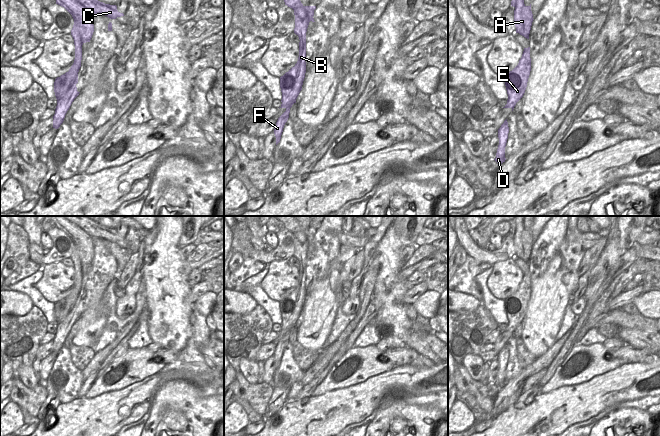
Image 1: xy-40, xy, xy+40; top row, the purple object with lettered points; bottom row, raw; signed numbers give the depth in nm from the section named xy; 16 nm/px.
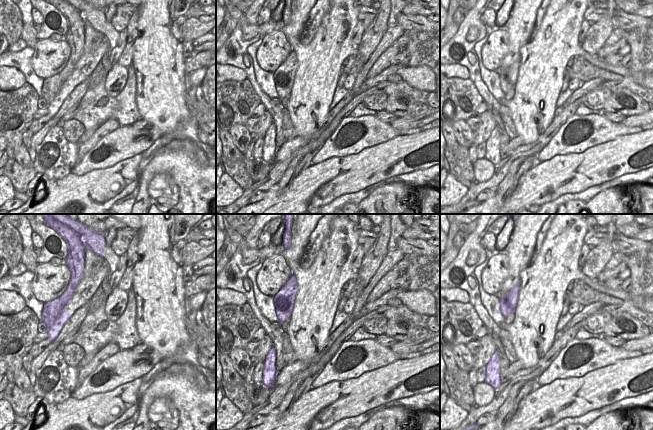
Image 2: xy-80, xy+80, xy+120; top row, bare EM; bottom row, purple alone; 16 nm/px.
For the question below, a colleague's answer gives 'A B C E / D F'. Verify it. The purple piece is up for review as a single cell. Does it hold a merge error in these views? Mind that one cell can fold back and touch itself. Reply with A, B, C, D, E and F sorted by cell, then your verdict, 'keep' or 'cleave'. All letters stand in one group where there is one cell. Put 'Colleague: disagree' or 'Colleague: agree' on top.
Colleague: agree
A B C E / D F | cleave

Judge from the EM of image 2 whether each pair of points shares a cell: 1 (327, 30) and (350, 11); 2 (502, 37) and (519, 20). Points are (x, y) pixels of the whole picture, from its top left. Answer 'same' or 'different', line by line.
1: same
2: different

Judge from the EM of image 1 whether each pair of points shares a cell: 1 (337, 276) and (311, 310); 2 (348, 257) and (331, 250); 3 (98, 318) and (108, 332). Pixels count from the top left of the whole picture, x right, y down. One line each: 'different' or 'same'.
1: same
2: different
3: different

